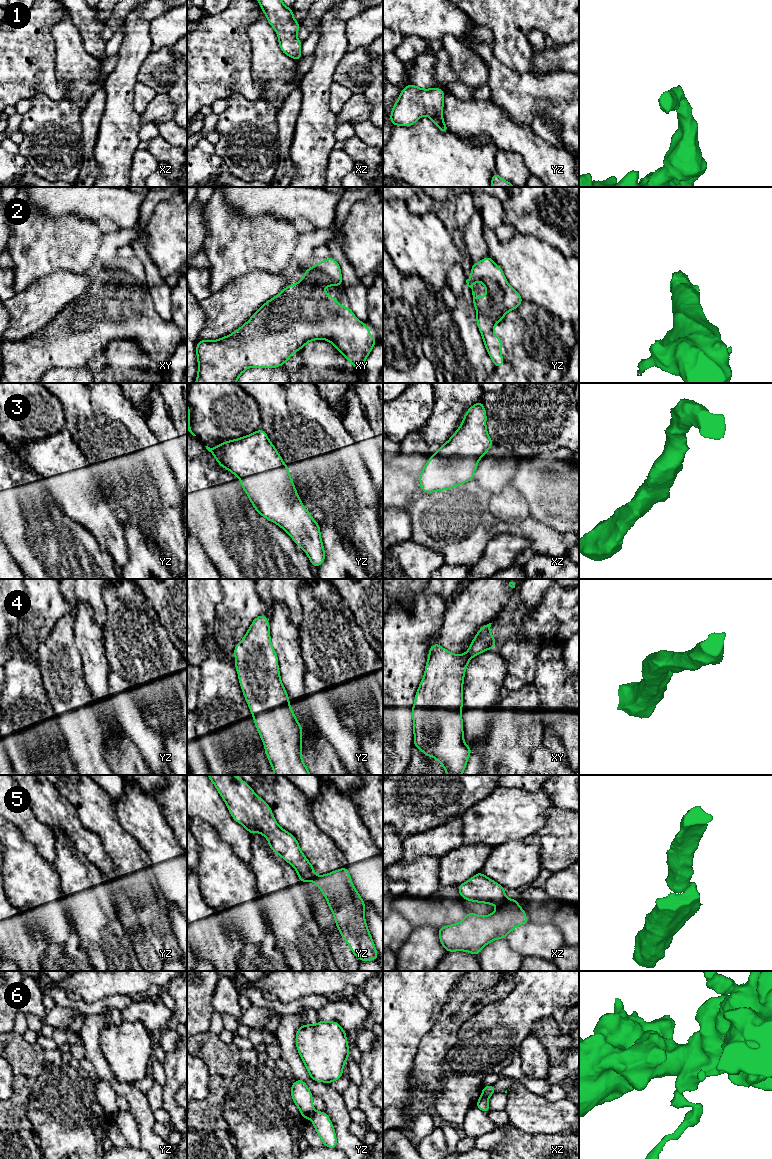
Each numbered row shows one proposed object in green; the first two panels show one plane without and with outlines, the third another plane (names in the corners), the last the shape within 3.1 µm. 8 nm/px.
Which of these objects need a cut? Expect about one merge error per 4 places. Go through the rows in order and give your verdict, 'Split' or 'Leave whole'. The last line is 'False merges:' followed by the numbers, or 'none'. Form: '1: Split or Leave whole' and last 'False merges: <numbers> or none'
1: Leave whole
2: Leave whole
3: Leave whole
4: Leave whole
5: Split
6: Split
False merges: 5, 6

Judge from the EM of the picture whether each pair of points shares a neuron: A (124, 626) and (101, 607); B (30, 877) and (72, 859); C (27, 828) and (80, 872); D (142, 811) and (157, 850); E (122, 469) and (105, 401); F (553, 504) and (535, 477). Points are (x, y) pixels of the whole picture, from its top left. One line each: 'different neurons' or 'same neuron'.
A: different neurons
B: different neurons
C: different neurons
D: same neuron
E: same neuron
F: same neuron

